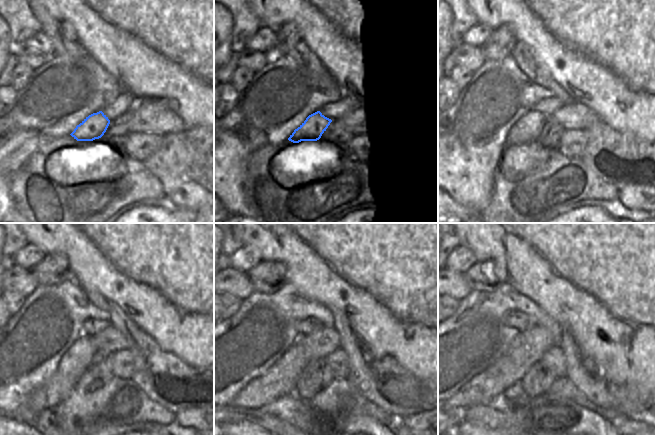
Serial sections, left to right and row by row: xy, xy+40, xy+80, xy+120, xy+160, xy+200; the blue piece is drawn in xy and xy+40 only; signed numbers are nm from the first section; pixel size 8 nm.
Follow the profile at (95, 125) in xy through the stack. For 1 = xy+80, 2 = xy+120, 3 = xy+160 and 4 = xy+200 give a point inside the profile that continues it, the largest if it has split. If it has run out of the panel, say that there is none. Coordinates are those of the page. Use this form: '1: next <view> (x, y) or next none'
1: next xy+80 (527, 129)
2: next xy+120 (72, 364)
3: next xy+160 (261, 391)
4: next xy+200 (479, 392)

